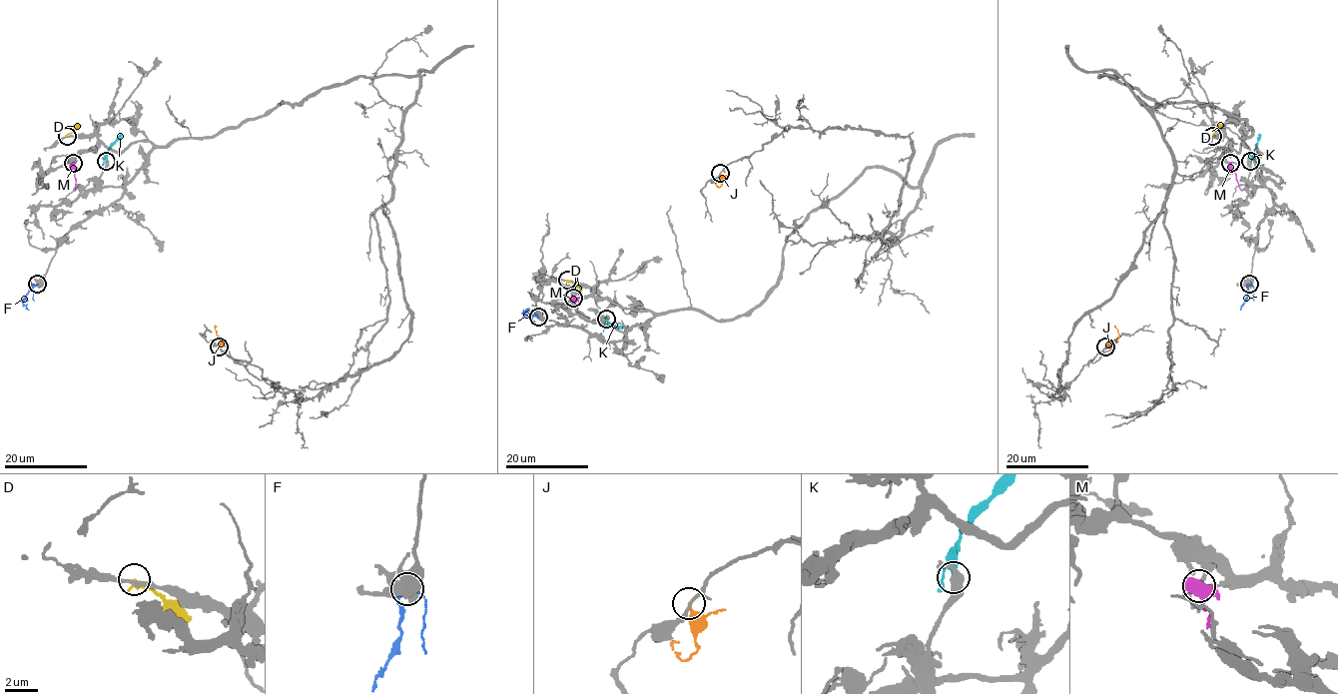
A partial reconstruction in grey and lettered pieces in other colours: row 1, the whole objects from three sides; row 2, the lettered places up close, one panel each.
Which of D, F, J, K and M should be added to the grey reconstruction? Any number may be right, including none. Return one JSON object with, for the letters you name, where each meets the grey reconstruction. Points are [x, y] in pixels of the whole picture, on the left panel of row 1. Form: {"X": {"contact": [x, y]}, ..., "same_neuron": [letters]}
{"same_neuron": []}

